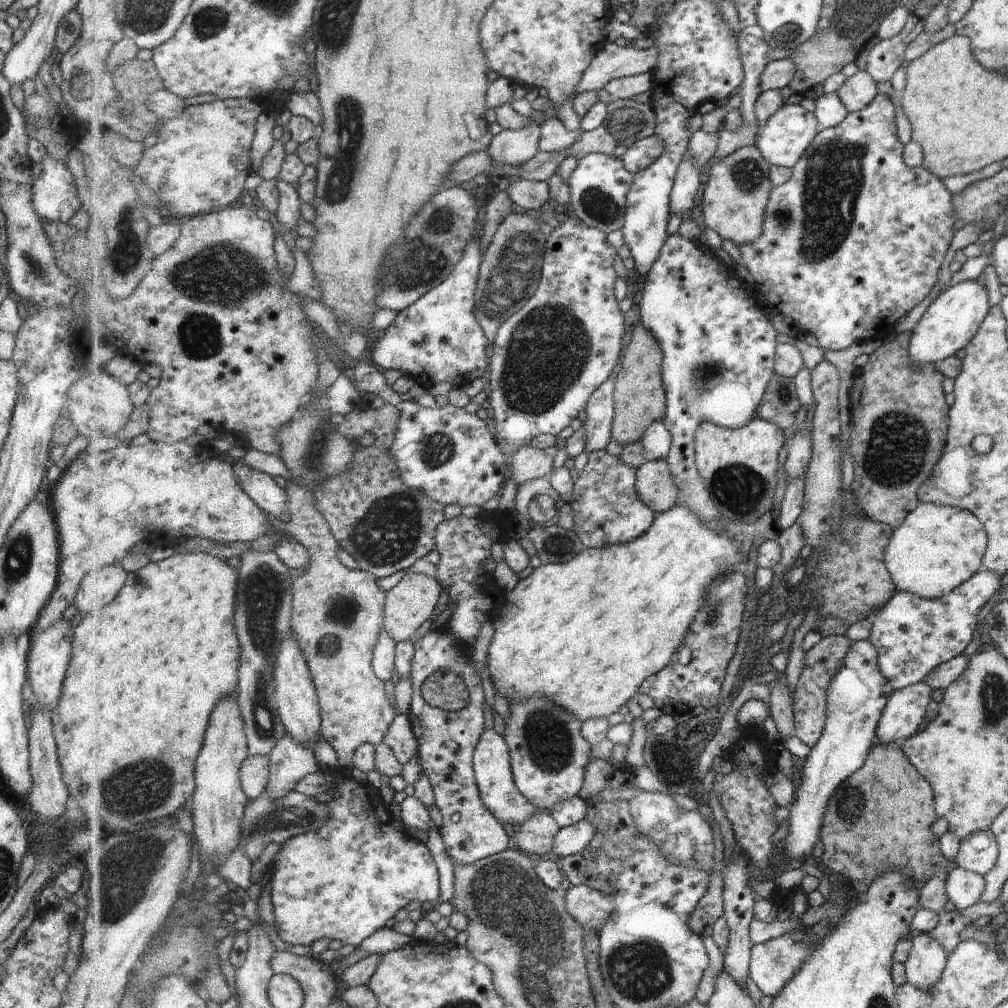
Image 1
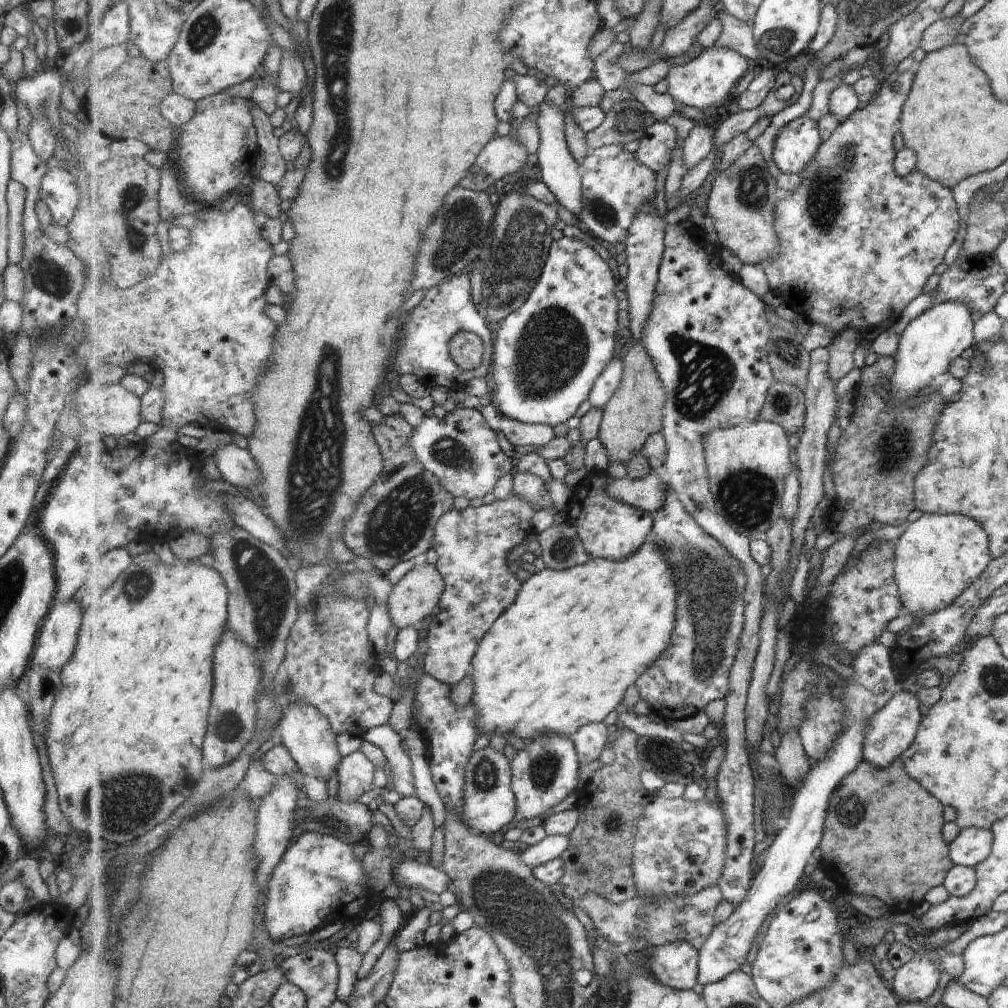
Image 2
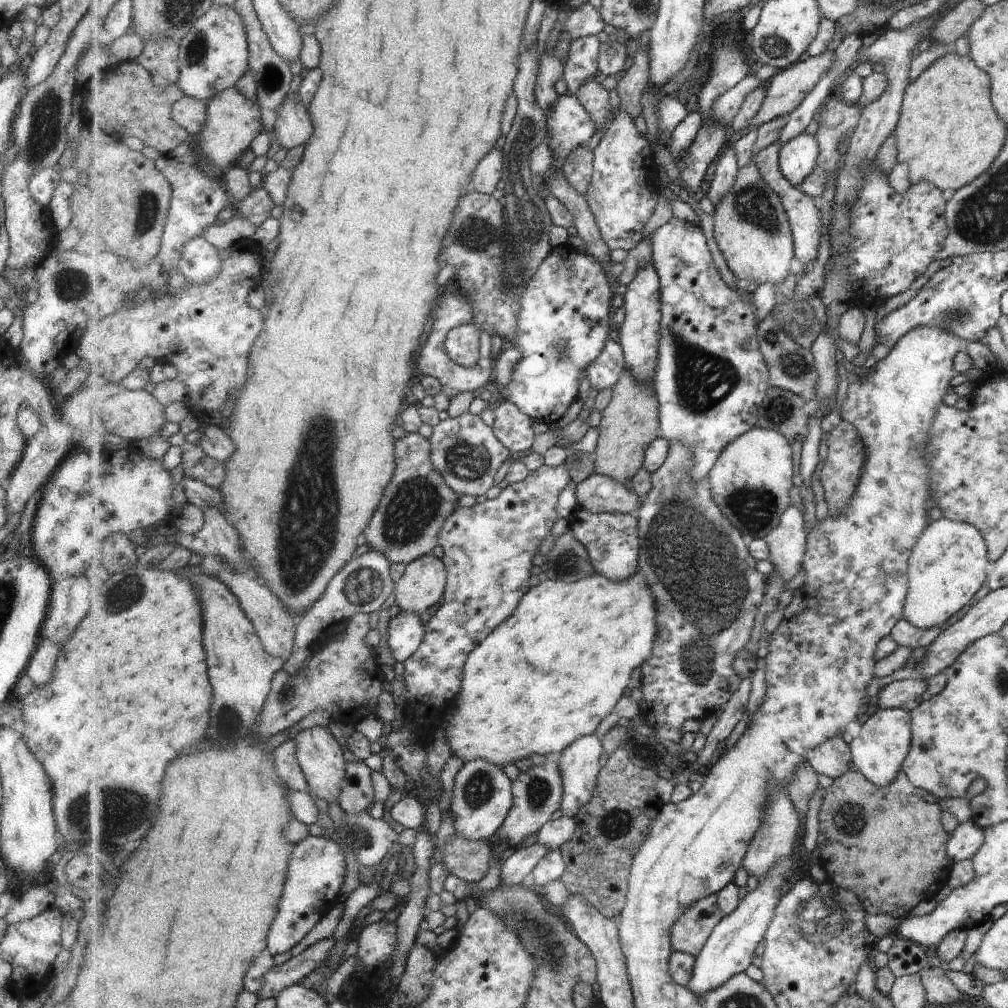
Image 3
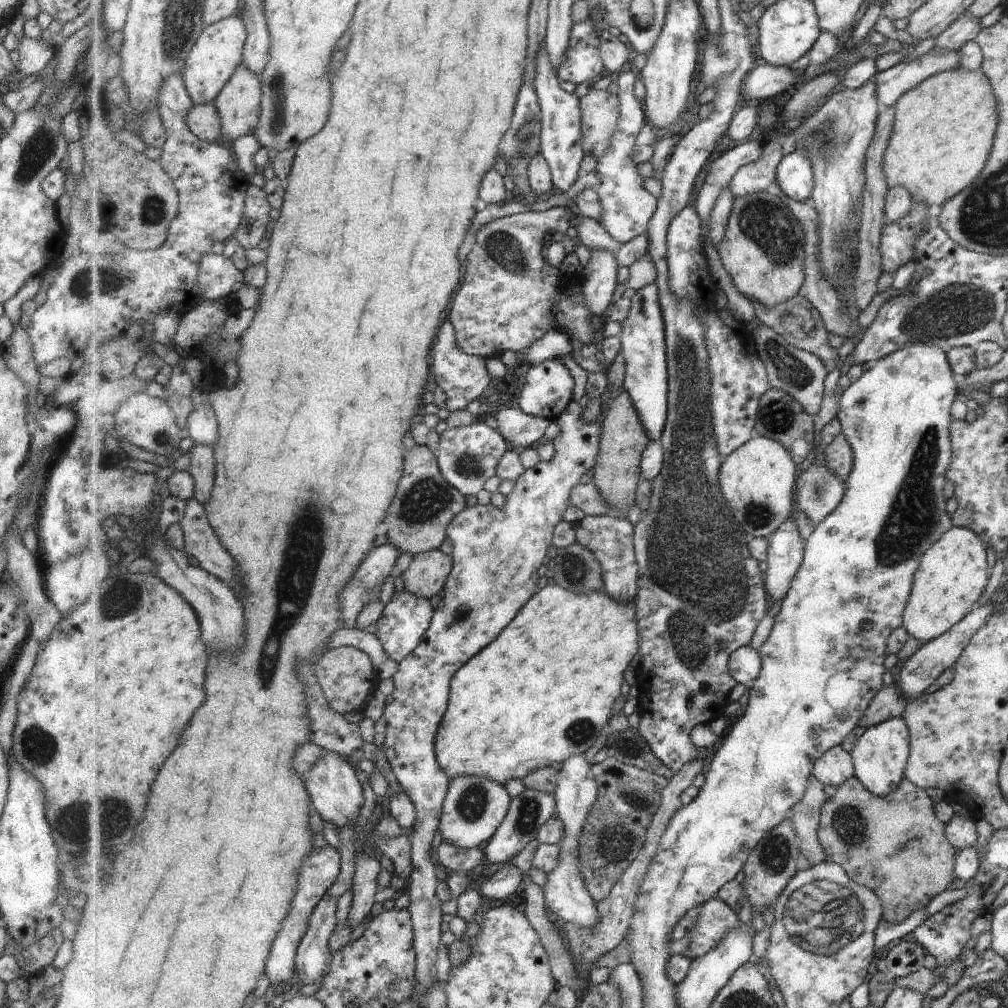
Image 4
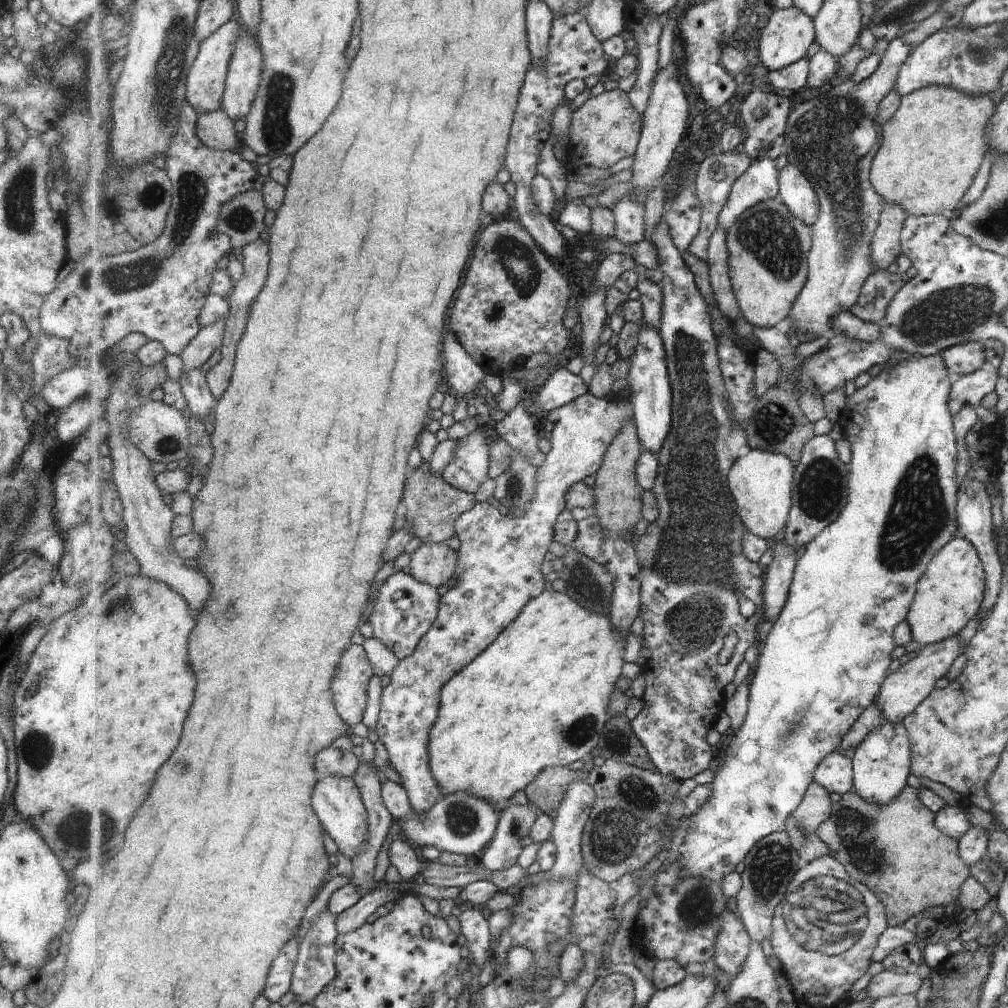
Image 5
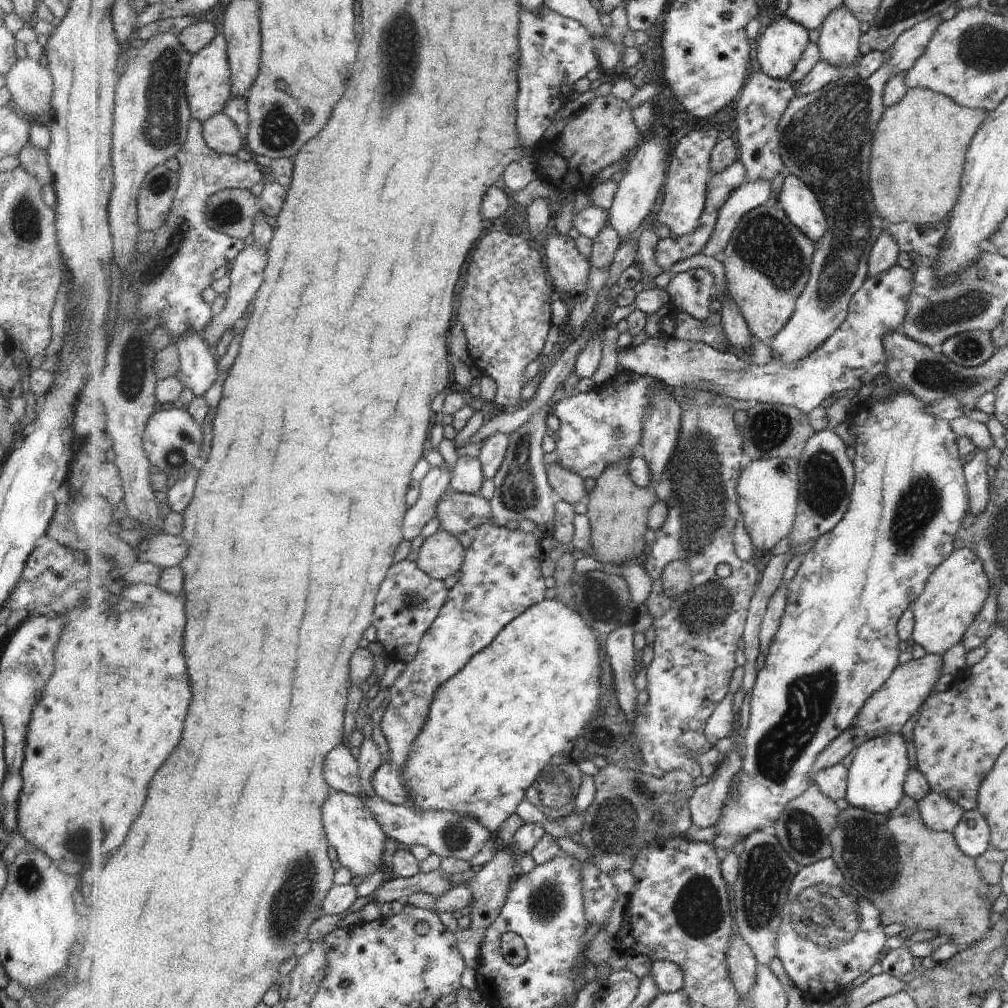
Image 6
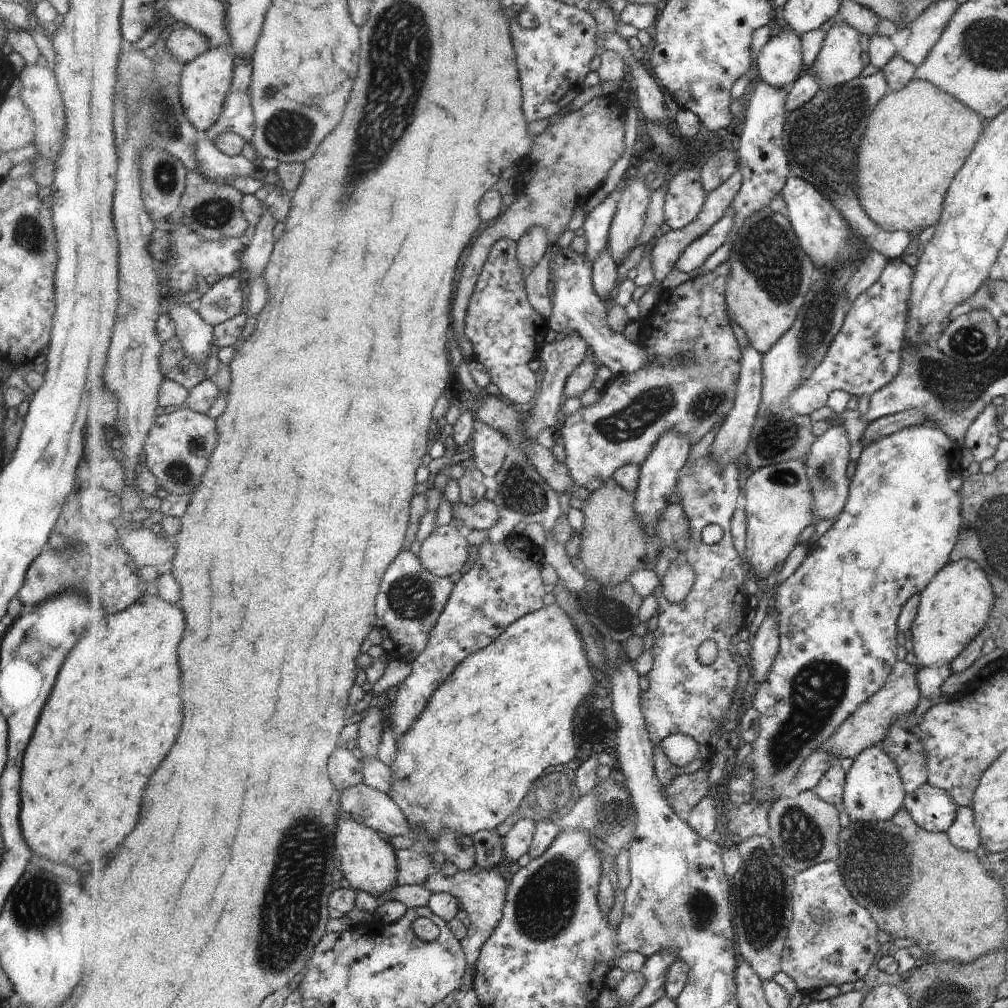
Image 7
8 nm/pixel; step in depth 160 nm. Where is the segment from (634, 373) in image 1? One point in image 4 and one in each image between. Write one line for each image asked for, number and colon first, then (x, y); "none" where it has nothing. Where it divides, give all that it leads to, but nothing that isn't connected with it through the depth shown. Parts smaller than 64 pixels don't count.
2: (636, 412)
3: (629, 424)
4: (618, 473)

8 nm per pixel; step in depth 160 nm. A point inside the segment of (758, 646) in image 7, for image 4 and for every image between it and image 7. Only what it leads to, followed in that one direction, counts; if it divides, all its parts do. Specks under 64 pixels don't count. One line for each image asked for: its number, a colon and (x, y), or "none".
4: (786, 551)
5: (779, 575)
6: (771, 621)

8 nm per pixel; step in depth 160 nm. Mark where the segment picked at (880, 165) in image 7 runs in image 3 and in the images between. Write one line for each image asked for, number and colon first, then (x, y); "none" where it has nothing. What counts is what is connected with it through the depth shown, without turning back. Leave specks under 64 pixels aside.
3: (948, 134)
4: (943, 129)
5: (931, 146)
6: (918, 151)

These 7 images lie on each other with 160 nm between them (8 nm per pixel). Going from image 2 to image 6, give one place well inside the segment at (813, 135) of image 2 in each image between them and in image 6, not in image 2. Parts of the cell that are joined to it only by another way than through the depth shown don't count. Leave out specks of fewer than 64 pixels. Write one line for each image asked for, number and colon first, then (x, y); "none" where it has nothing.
3: (799, 158)
4: (795, 174)
5: (796, 192)
6: (801, 204)

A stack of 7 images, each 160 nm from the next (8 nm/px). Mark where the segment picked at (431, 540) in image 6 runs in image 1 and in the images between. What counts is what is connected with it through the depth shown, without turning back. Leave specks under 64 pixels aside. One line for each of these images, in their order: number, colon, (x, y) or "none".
1: (409, 604)
2: (414, 597)
3: (424, 582)
4: (429, 572)
5: (433, 563)

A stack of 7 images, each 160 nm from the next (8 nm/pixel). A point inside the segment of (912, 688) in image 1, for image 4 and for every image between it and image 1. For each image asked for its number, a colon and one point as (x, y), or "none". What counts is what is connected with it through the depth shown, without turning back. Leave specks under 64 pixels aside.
2: (892, 729)
3: (879, 751)
4: (880, 754)

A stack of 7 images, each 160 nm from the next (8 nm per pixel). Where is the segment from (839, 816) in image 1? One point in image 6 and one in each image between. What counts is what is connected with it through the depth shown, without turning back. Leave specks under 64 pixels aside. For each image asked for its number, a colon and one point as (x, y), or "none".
2: (895, 854)
3: (891, 850)
4: (903, 857)
5: (895, 849)
6: (917, 877)

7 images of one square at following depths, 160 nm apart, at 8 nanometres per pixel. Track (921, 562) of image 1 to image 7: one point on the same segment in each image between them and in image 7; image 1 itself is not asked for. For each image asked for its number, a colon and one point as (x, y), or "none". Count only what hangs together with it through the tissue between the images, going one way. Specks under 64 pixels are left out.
2: (938, 555)
3: (948, 566)
4: (955, 573)
5: (948, 595)
6: (955, 592)
7: (956, 605)

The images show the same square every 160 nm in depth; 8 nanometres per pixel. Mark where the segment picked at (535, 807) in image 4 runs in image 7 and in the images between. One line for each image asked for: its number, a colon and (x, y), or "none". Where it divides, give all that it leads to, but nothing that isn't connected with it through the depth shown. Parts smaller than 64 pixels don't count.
5: (516, 821)
6: (489, 888)
7: (483, 892)

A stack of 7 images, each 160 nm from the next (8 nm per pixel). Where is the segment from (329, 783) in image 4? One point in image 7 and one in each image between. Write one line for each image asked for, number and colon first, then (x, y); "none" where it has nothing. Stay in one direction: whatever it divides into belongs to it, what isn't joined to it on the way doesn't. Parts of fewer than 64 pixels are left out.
5: (338, 802)
6: (359, 841)
7: (367, 860)

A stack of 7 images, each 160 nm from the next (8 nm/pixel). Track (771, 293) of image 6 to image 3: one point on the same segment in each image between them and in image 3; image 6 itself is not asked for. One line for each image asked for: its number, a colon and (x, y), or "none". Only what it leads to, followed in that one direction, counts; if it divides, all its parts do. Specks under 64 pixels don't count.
3: (752, 227)
4: (763, 250)
5: (769, 246)

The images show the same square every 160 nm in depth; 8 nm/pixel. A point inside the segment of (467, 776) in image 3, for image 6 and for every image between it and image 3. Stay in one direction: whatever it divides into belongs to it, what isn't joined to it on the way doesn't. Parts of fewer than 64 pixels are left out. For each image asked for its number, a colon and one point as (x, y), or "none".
4: (476, 806)
5: (461, 823)
6: (447, 834)

